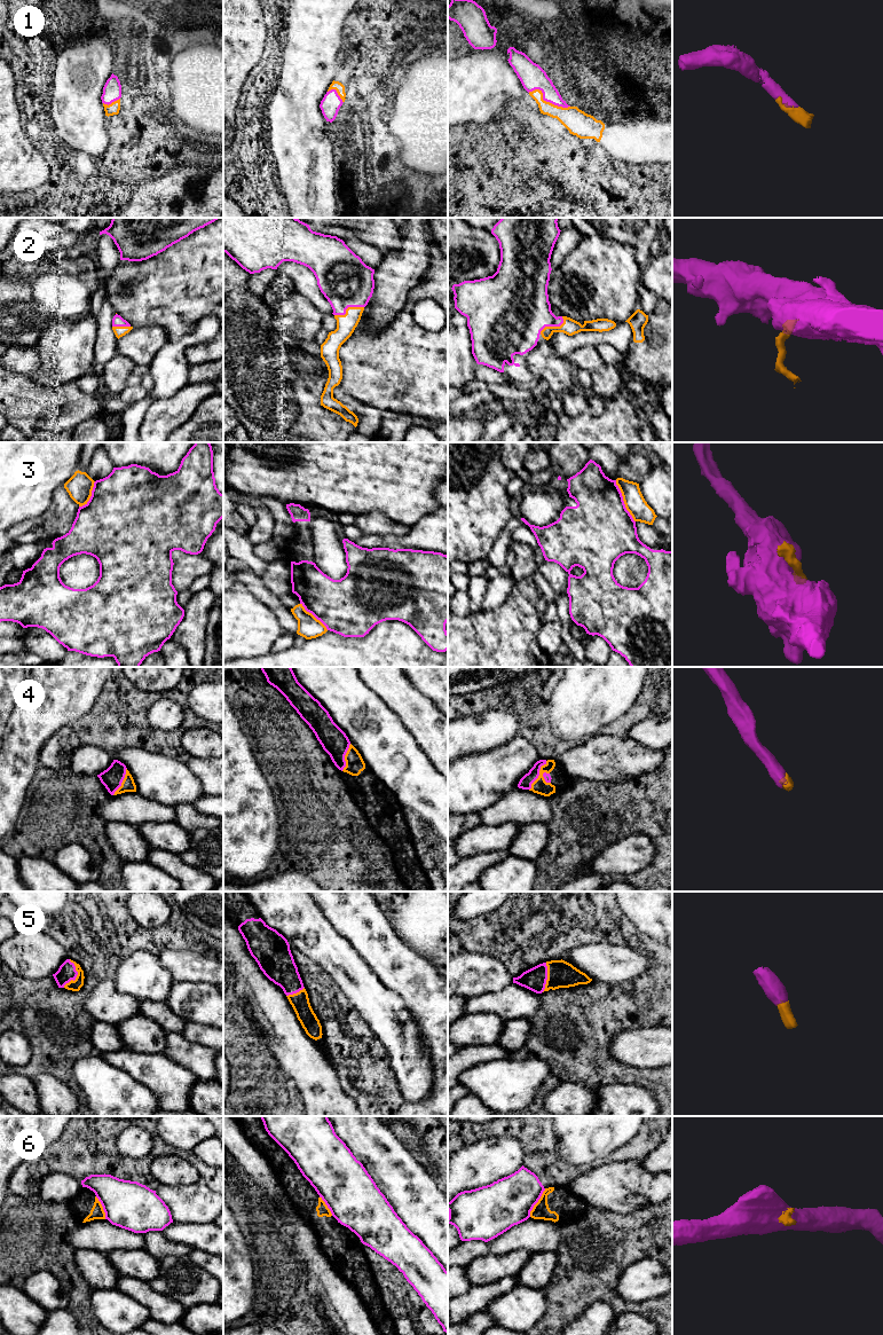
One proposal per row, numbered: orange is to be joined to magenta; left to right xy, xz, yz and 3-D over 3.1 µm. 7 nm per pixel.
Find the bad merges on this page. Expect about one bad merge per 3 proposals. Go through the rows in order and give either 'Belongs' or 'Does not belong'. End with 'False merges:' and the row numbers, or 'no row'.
1: Belongs
2: Belongs
3: Does not belong
4: Belongs
5: Belongs
6: Does not belong
False merges: 3, 6

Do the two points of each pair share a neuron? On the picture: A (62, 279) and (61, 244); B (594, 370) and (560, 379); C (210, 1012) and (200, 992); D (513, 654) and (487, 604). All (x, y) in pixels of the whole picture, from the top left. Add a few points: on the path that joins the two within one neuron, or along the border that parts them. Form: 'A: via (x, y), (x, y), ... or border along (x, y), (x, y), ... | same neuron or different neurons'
A: border along (57, 252), (64, 253) | different neurons
B: border along (566, 359), (576, 368) | different neurons
C: via (209, 1007), (200, 997) | same neuron
D: border along (510, 591), (509, 596), (496, 607), (480, 611) | different neurons

